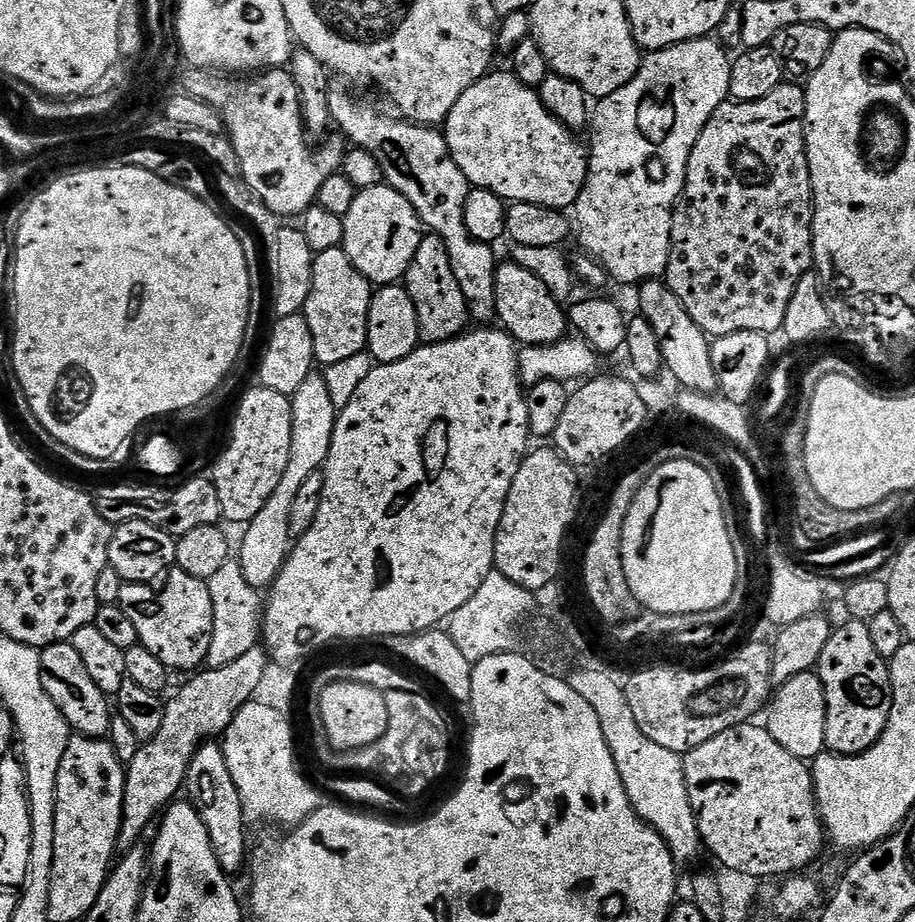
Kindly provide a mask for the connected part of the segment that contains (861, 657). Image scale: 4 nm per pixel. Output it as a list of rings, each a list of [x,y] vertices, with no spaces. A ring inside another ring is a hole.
[[[845,619],[845,624],[833,627],[830,642],[822,650],[818,675],[826,694],[825,749],[839,756],[857,756],[882,734],[888,725],[892,709],[892,670],[889,661],[874,650],[870,630],[862,620]]]

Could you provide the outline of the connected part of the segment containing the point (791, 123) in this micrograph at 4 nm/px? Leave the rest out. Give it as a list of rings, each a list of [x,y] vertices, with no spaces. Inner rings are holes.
[[[780,84],[774,94],[758,102],[718,106],[688,159],[684,189],[672,209],[670,262],[662,279],[710,338],[738,334],[738,330],[779,333],[794,286],[802,274],[813,271],[812,179],[804,145],[806,98],[805,89],[796,84]]]

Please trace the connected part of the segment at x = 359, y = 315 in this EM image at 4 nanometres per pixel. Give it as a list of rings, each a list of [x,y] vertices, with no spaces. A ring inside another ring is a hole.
[[[343,247],[315,253],[314,278],[310,282],[310,298],[302,315],[310,326],[314,338],[316,364],[327,366],[342,362],[368,347],[368,315],[373,285],[356,269]]]

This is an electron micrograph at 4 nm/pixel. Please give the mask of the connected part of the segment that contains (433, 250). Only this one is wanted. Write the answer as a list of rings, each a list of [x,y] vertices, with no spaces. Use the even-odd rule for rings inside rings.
[[[431,234],[421,235],[418,254],[414,254],[414,262],[410,262],[402,283],[414,302],[414,310],[418,310],[418,326],[423,343],[453,340],[469,327],[466,298],[462,298],[462,289],[458,286],[458,278],[454,278],[450,254],[446,254],[446,242],[442,242],[442,238]]]

